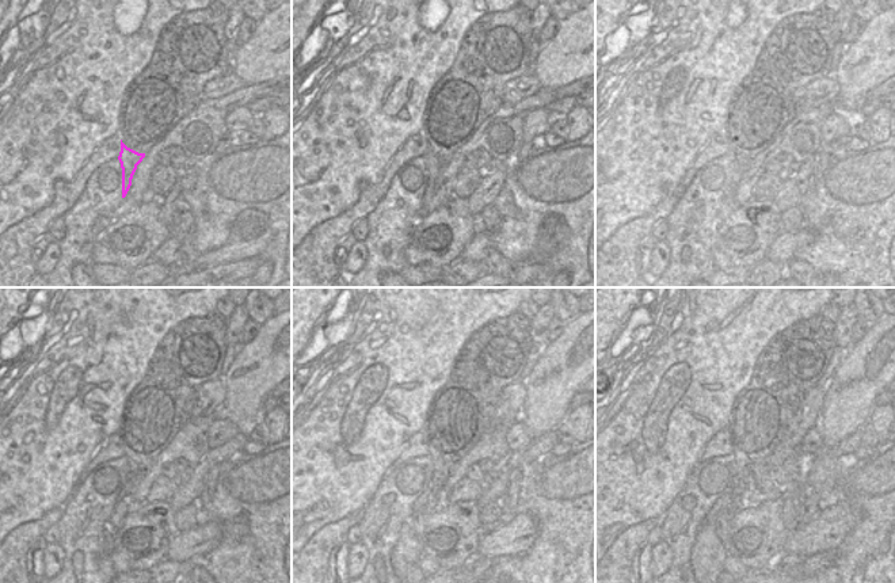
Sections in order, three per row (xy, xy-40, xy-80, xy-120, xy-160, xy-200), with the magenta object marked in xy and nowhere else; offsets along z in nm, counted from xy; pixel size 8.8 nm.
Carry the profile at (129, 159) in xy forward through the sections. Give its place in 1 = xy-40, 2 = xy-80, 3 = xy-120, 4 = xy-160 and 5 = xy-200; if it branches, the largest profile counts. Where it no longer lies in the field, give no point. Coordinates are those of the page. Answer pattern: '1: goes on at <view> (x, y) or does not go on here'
1: goes on at xy-40 (433, 164)
2: goes on at xy-80 (728, 206)
3: goes on at xy-120 (117, 517)
4: goes on at xy-160 (416, 521)
5: goes on at xy-200 (720, 522)

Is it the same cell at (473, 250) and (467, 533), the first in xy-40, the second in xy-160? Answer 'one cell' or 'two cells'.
two cells

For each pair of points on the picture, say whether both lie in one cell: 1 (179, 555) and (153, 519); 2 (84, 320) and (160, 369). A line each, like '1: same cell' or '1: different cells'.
1: different cells
2: different cells

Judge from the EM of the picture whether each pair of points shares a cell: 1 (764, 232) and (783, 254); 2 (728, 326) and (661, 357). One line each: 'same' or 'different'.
1: different
2: same

